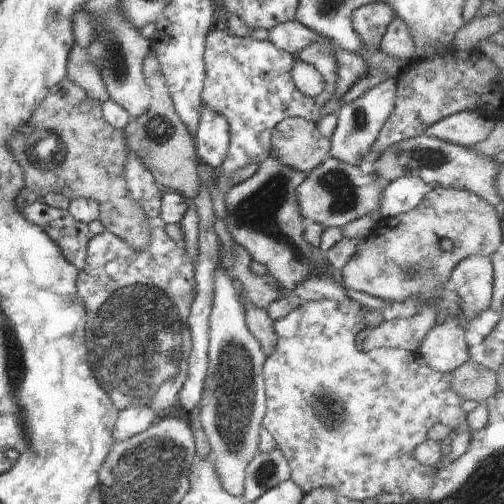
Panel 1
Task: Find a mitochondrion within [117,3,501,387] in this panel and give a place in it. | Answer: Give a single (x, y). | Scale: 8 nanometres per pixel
(259, 212)

